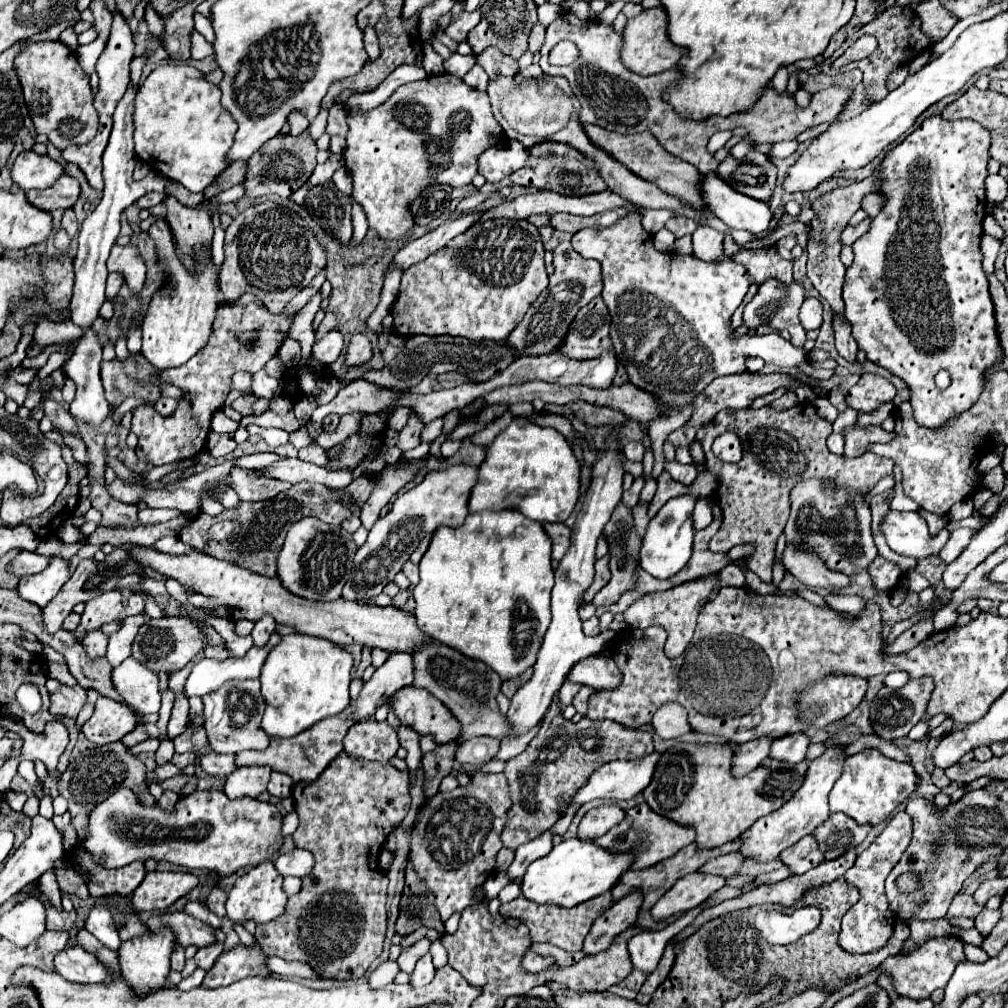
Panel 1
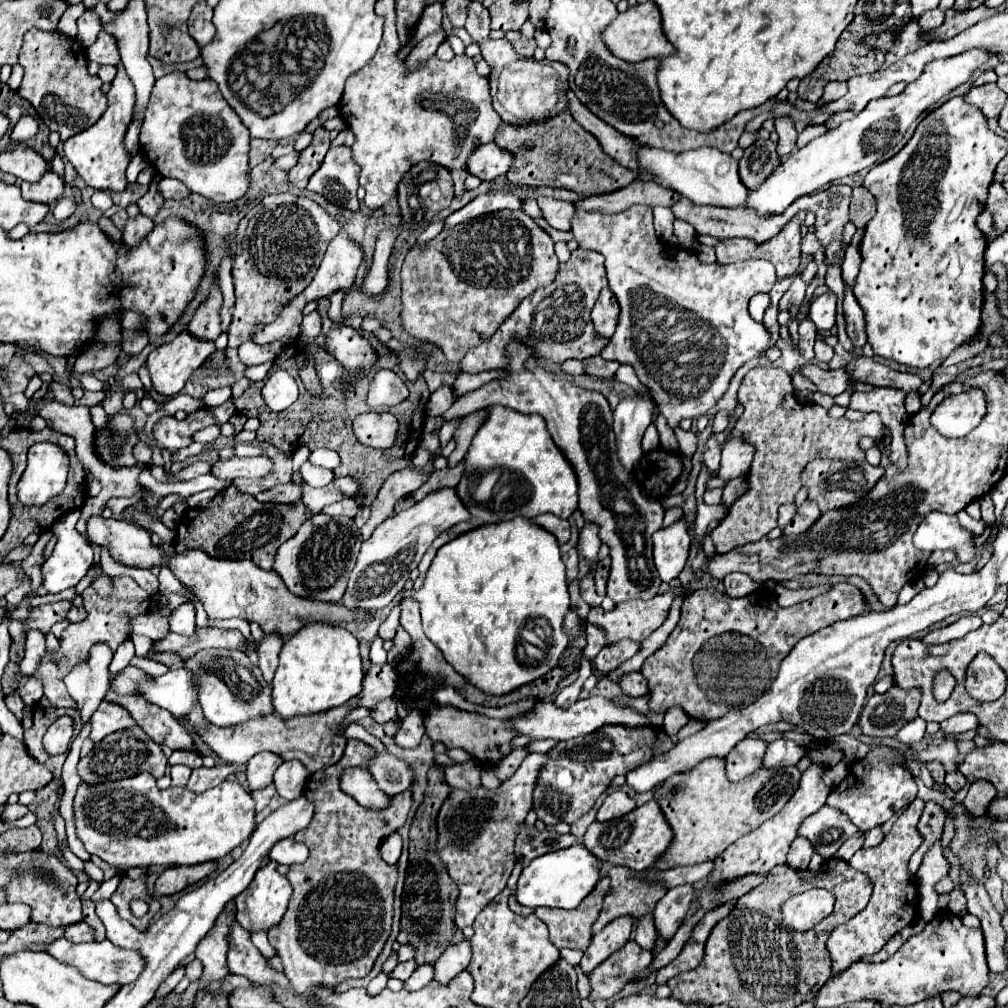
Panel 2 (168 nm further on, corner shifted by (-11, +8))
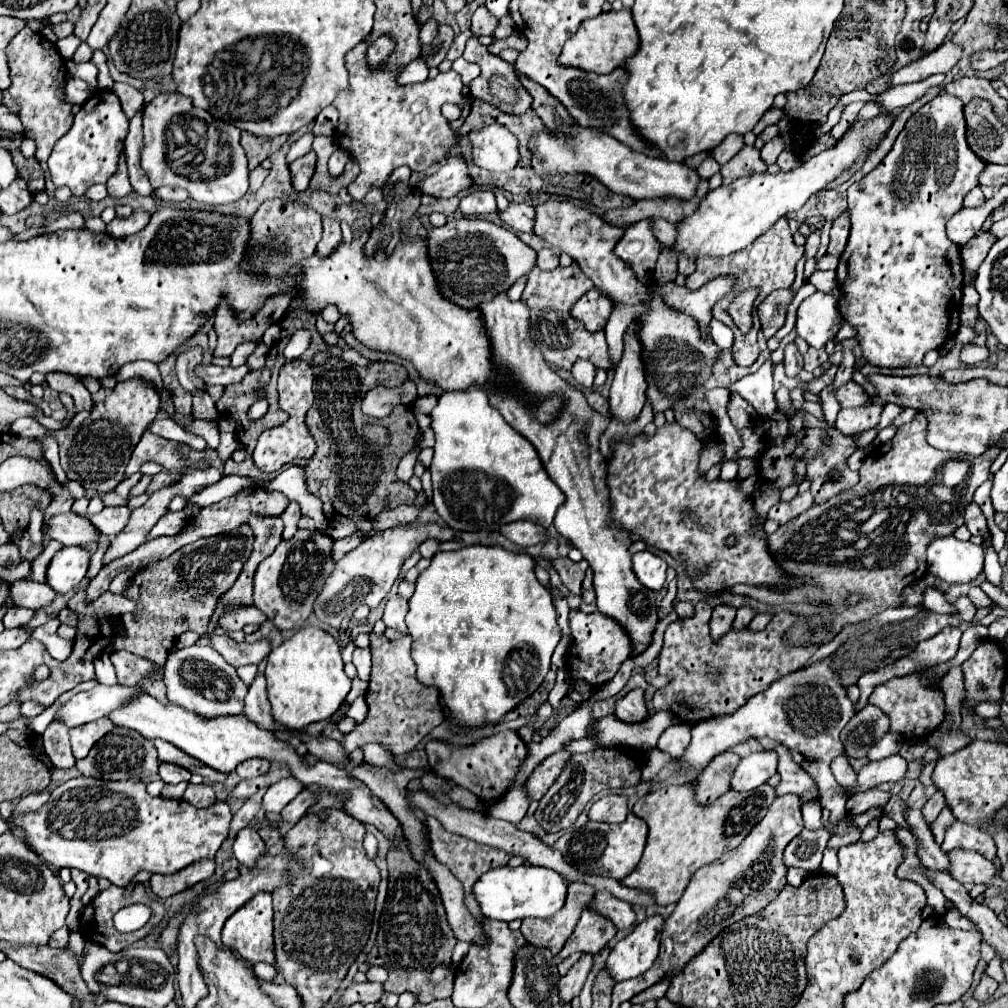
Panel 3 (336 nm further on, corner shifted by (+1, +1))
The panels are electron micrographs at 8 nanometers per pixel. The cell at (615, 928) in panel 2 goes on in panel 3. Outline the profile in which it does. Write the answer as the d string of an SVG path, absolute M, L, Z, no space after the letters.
M582 954L582 958L570 968L570 972L564 978L560 978L558 992L560 992L560 1000L564 1000L564 1004L572 1002L572 998L580 994L590 968L592 968L592 956Z

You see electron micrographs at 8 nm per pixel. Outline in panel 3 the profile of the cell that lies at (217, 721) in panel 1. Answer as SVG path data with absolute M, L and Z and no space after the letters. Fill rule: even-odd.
M192 646L196 650L196 654L190 654L188 648L180 650L180 652L170 652L168 656L168 662L164 664L164 684L166 684L166 698L186 710L192 710L196 714L200 714L202 718L216 718L216 716L226 716L226 714L240 714L242 708L244 708L244 696L248 692L246 684L238 678L236 674L236 668L228 666L222 656L216 652L216 650L210 650L212 656L204 656L204 654L198 654L200 650L206 652L204 648L210 648L210 646ZM202 670L210 670L210 672L224 672L224 676L230 680L230 694L224 702L220 700L212 700L212 698L206 698L204 696L204 688L202 688Z

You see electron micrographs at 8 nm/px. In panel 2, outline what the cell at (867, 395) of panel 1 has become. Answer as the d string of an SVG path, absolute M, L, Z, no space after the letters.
M874 387L868 393L854 393L852 399L850 399L850 409L858 409L858 411L864 411L864 413L876 411L882 417L884 425L888 425L890 431L892 431L890 461L894 465L886 469L886 477L900 473L900 469L904 469L908 465L908 461L906 461L908 451L904 447L904 441L902 441L904 423L908 421L908 413L904 409L904 397L906 397L906 393L900 391L900 389Z

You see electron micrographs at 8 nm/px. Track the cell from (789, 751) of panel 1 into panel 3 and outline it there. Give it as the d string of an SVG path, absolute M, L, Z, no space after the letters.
M766 750L754 752L754 754L742 758L732 774L730 790L748 792L748 790L758 788L772 774L776 774L776 762L778 762L776 752L766 752Z

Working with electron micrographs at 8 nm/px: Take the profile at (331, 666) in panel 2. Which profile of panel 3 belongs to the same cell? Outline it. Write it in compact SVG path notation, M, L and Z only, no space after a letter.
M314 626L298 630L292 638L274 648L268 656L264 676L274 718L294 730L330 718L352 686L352 680L344 674L344 662L336 638Z

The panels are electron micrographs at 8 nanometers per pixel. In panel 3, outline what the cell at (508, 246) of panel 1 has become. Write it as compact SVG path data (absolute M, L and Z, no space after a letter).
M458 218L448 222L442 228L430 228L428 226L428 250L430 250L430 262L438 280L438 286L442 294L452 300L454 304L462 308L478 308L482 302L492 300L498 292L504 292L516 284L516 280L524 274L530 274L530 270L536 266L536 252L518 240L514 232L510 232L504 226L496 226L488 220L468 220Z

